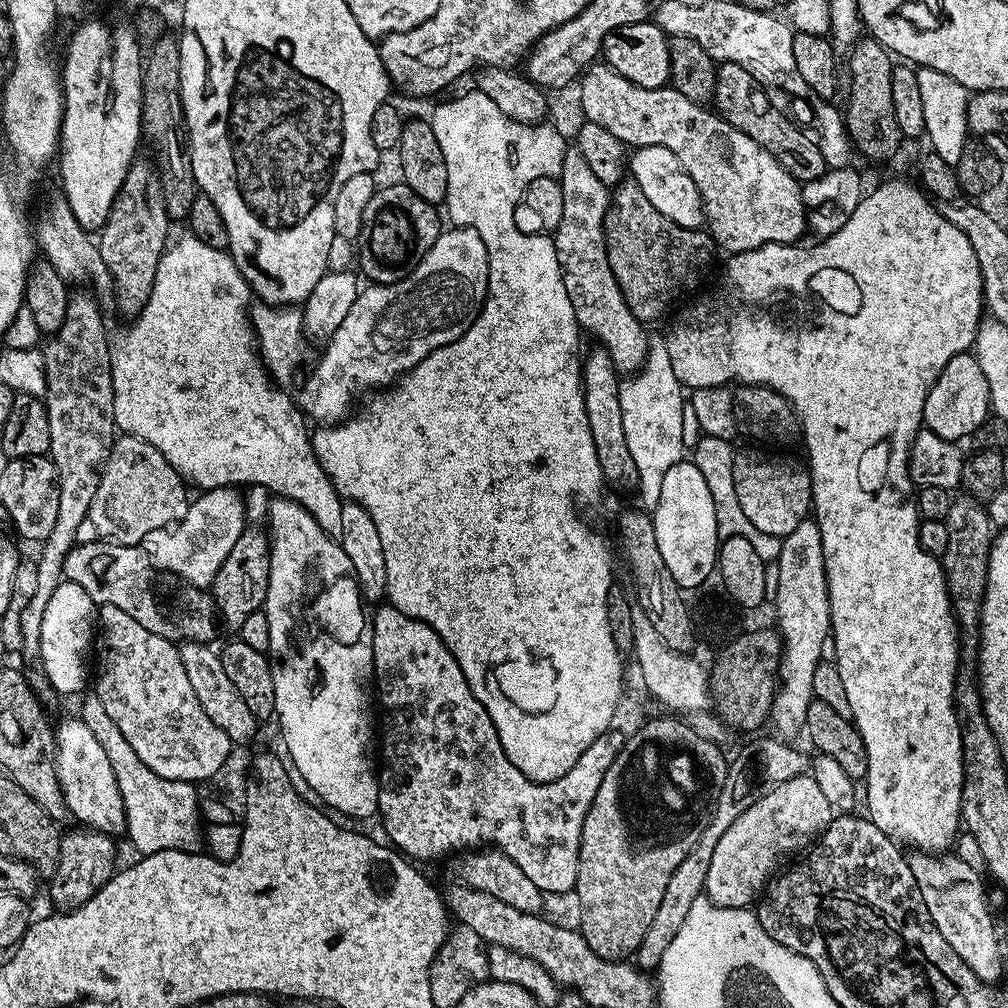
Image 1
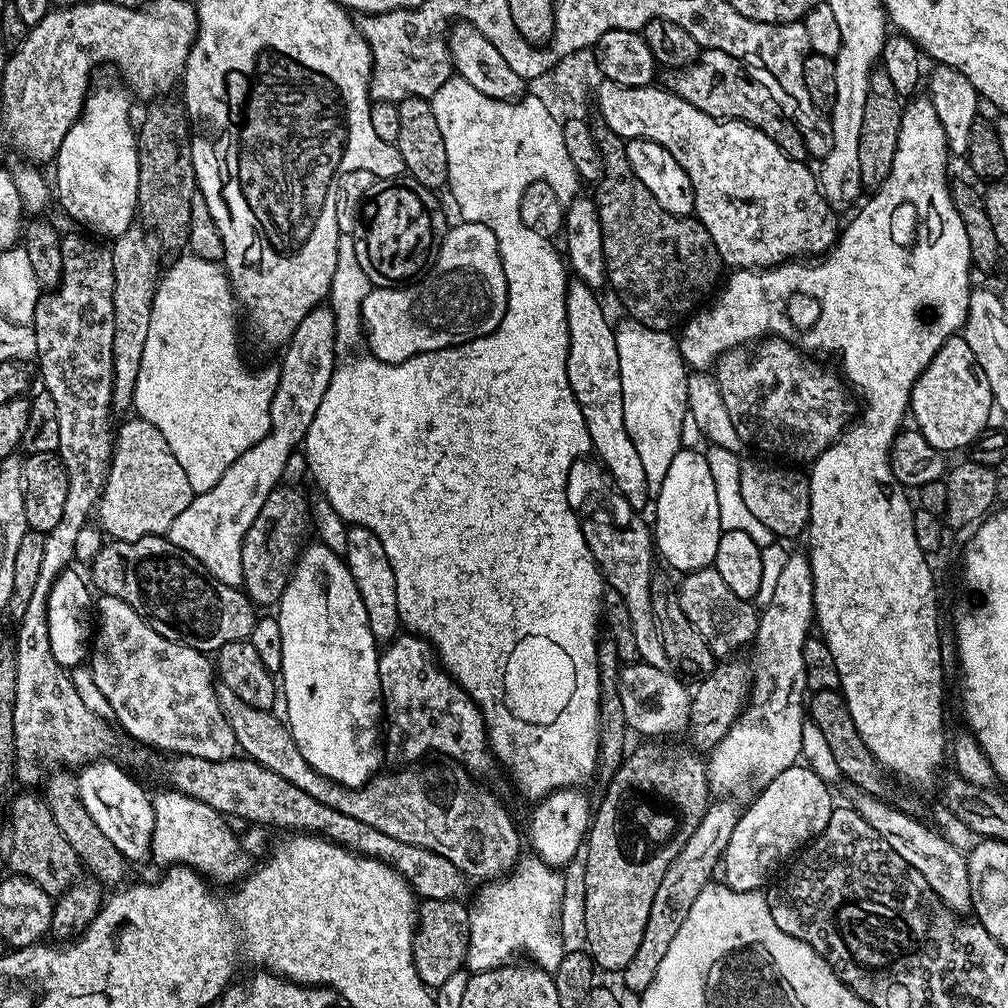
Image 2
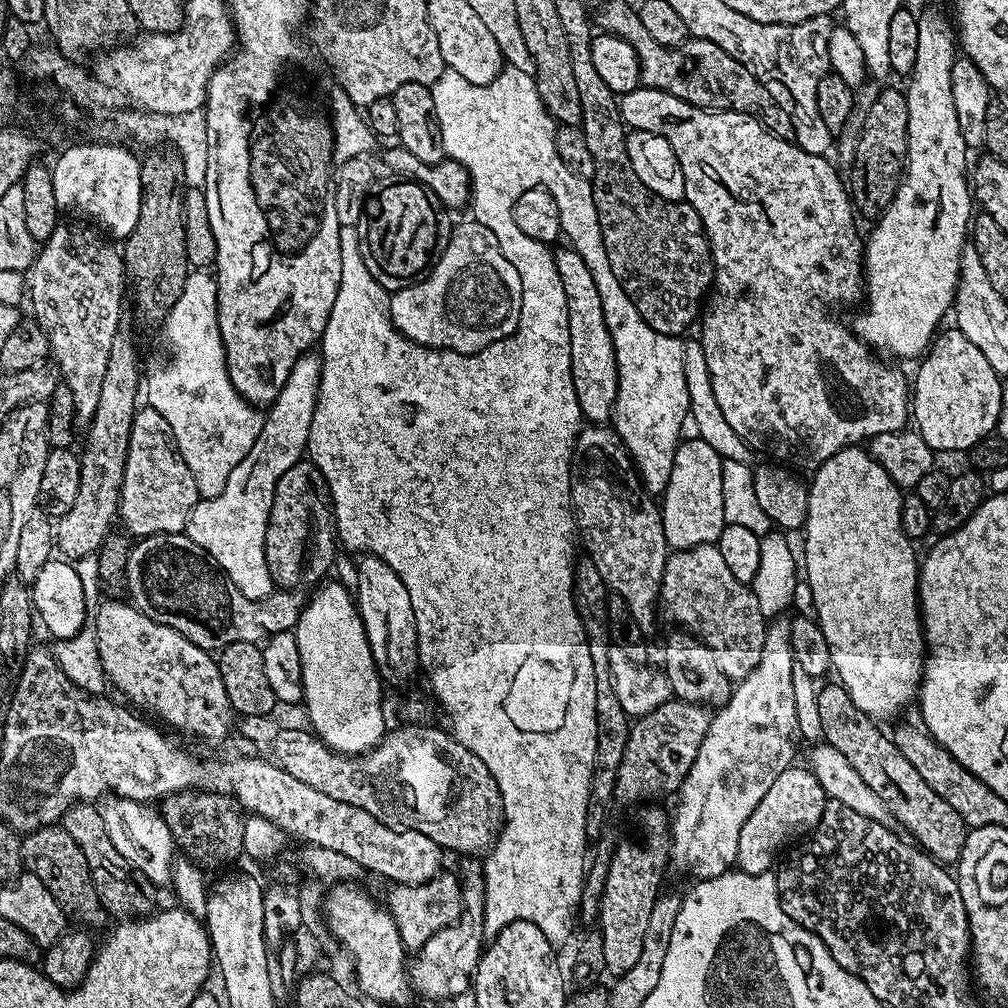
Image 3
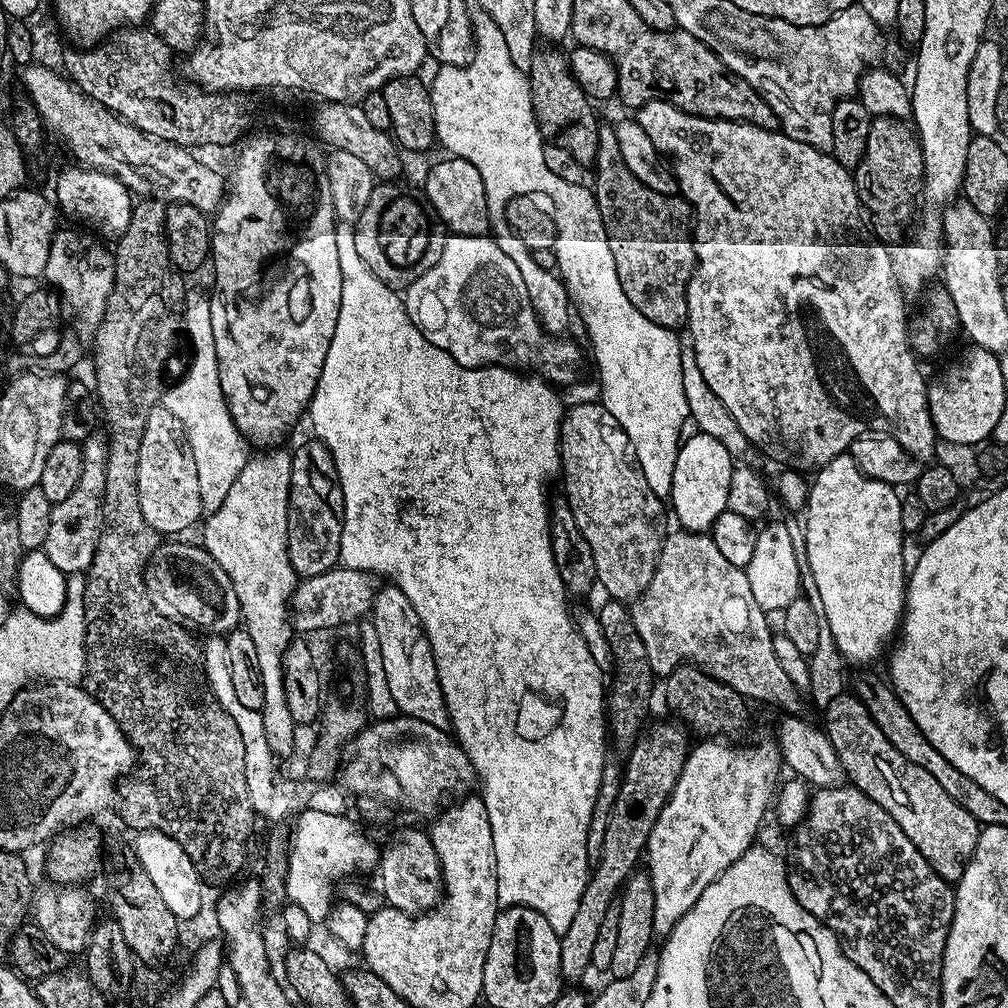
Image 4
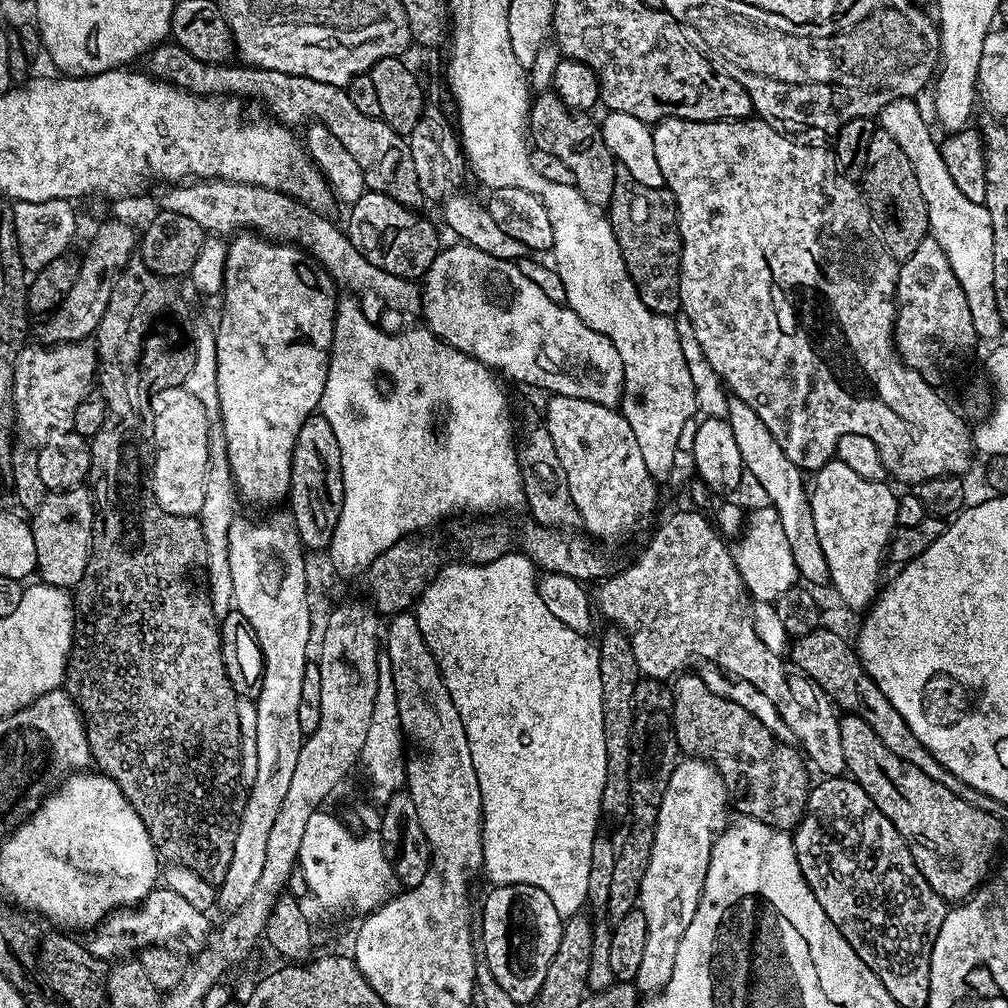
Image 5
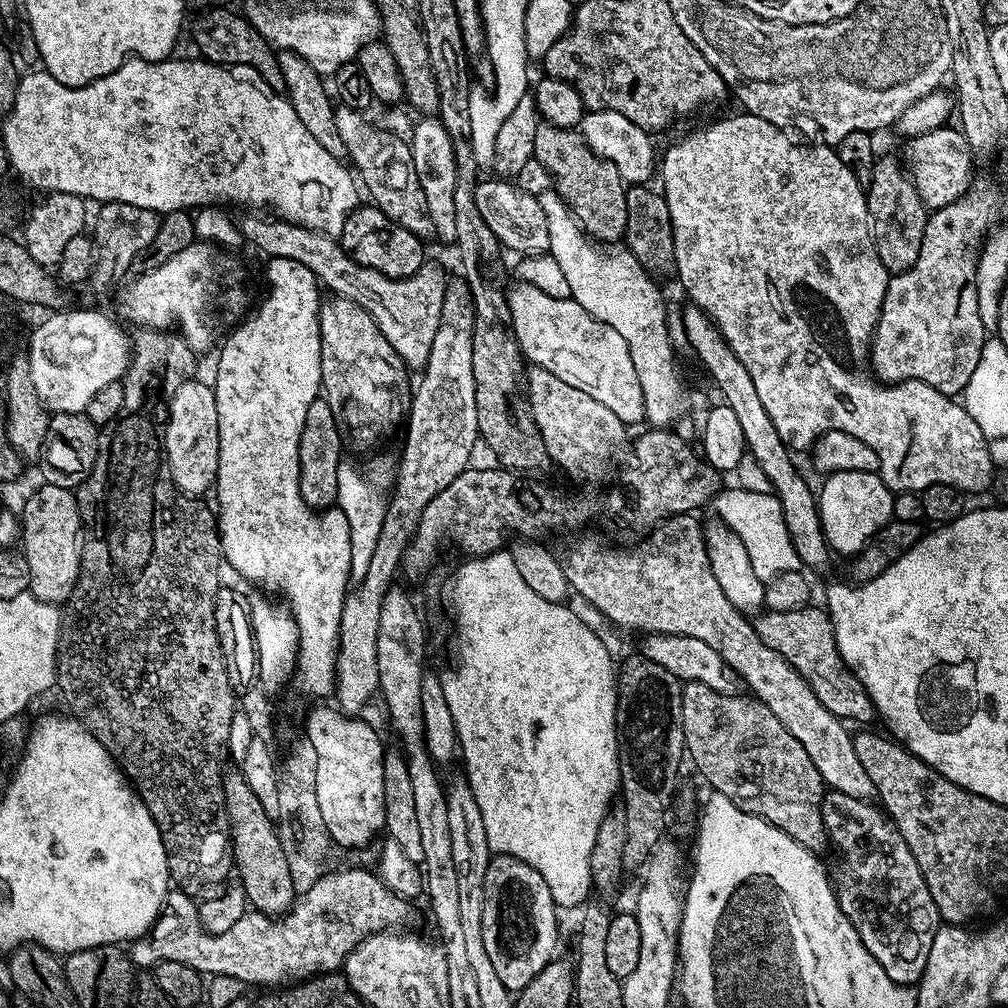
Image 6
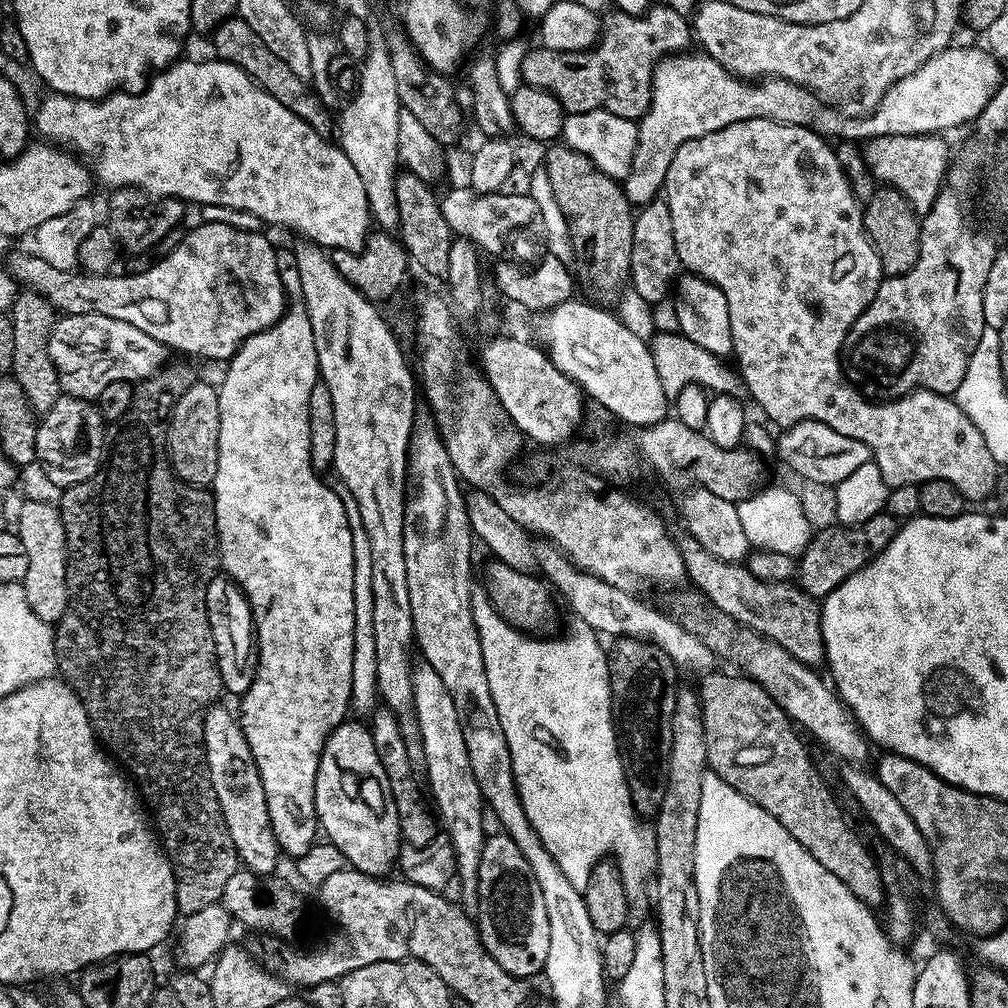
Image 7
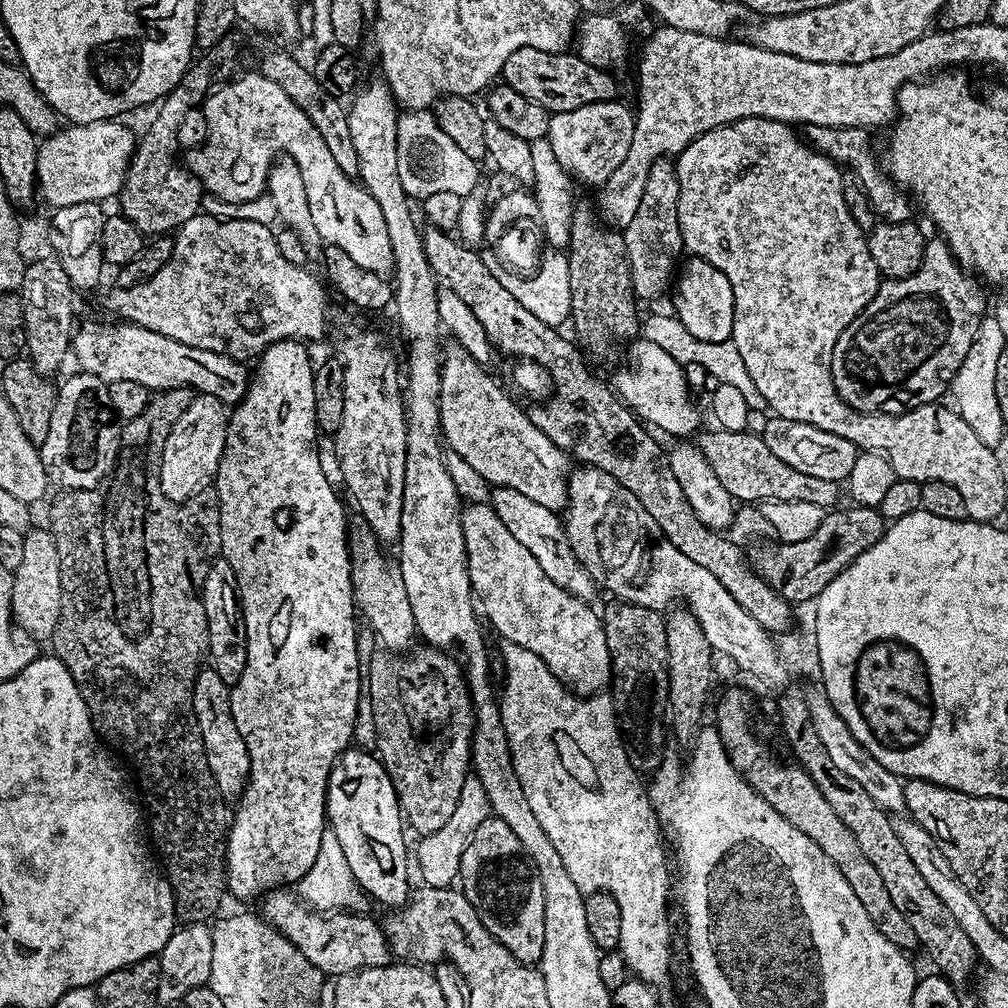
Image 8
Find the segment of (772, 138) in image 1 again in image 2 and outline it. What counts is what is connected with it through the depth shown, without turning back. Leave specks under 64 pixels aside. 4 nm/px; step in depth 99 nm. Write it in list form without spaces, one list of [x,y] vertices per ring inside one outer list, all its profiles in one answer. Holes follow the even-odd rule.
[[[703,49],[699,60],[687,68],[675,69],[669,76],[672,77],[666,81],[667,87],[678,98],[690,102],[690,106],[719,120],[744,120],[772,136],[790,158],[802,161],[809,159],[806,142],[796,128],[795,119],[786,115],[778,102],[774,102],[770,90],[766,90],[766,86],[762,86],[759,80],[753,80],[747,67],[738,58],[726,54],[726,50]]]

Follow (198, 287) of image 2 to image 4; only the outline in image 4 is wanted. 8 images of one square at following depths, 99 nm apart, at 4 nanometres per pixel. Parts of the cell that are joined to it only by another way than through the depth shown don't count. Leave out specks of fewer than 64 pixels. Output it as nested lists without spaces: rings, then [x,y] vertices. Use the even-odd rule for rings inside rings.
[[[207,295],[187,297],[184,306],[183,327],[188,328],[192,348],[196,357],[188,368],[188,373],[162,396],[162,406],[182,422],[186,443],[194,454],[194,466],[198,466],[198,494],[200,506],[205,513],[218,510],[234,486],[234,478],[248,465],[249,445],[238,430],[228,409],[222,386],[218,382],[218,362],[214,354],[214,330],[210,330],[210,299]]]

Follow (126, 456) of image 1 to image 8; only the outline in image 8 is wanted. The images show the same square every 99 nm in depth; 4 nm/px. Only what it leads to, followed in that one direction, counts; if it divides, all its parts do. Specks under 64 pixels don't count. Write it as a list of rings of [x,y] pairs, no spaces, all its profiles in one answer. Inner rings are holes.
[[[210,394],[193,395],[190,406],[186,406],[186,410],[182,410],[182,418],[178,418],[178,422],[172,424],[172,429],[160,455],[160,489],[162,494],[166,494],[166,498],[183,504],[191,501],[191,496],[196,496],[199,492],[206,491],[207,488],[209,491],[213,487],[226,446],[229,415],[229,409],[218,398],[214,398]]]

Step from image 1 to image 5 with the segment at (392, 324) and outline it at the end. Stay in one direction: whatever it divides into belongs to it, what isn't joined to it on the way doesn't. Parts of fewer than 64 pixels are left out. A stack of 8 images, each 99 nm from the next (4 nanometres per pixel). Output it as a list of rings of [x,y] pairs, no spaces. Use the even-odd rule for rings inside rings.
[[[453,243],[449,248],[448,245],[441,247],[440,252],[434,258],[434,262],[428,268],[428,273],[422,278],[420,308],[422,313],[424,312],[423,323],[434,335],[445,340],[450,347],[456,348],[459,352],[465,352],[468,356],[474,357],[475,360],[479,360],[490,370],[495,370],[497,373],[505,372],[512,380],[521,380],[521,385],[538,388],[545,393],[557,396],[586,398],[590,402],[598,402],[607,408],[616,408],[619,405],[624,394],[624,363],[614,346],[614,342],[610,342],[610,338],[606,338],[598,330],[586,326],[586,322],[582,322],[582,318],[578,318],[578,314],[574,314],[572,308],[546,298],[542,286],[530,282],[530,278],[526,278],[526,274],[522,274],[519,263],[491,257],[490,254],[483,253],[482,250],[478,250],[470,244]]]

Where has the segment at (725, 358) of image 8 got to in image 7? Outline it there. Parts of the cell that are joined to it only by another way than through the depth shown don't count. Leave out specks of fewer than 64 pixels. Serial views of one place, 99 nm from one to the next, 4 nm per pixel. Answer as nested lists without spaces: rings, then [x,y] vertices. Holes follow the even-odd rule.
[[[656,332],[649,341],[649,348],[655,360],[655,370],[662,382],[663,393],[670,402],[676,401],[682,390],[692,384],[700,384],[715,395],[732,396],[742,400],[747,397],[747,388],[739,373],[728,368],[725,361],[697,346],[679,332]]]

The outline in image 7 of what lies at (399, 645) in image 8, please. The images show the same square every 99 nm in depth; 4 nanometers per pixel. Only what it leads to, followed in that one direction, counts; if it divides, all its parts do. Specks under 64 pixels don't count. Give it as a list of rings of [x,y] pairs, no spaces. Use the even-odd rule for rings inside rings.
[[[420,658],[413,663],[412,685],[416,721],[420,727],[420,745],[424,747],[422,768],[423,771],[428,771],[428,788],[432,791],[433,802],[436,803],[435,811],[438,813],[439,823],[452,843],[452,857],[456,860],[454,876],[457,881],[460,879],[459,899],[465,909],[472,910],[476,907],[478,862],[486,839],[484,796],[480,793],[478,778],[474,778],[474,770],[470,770],[470,754],[466,750],[466,738],[462,738],[458,710],[454,710],[454,698],[450,698],[450,690],[446,690],[442,678],[438,678],[430,662]]]

